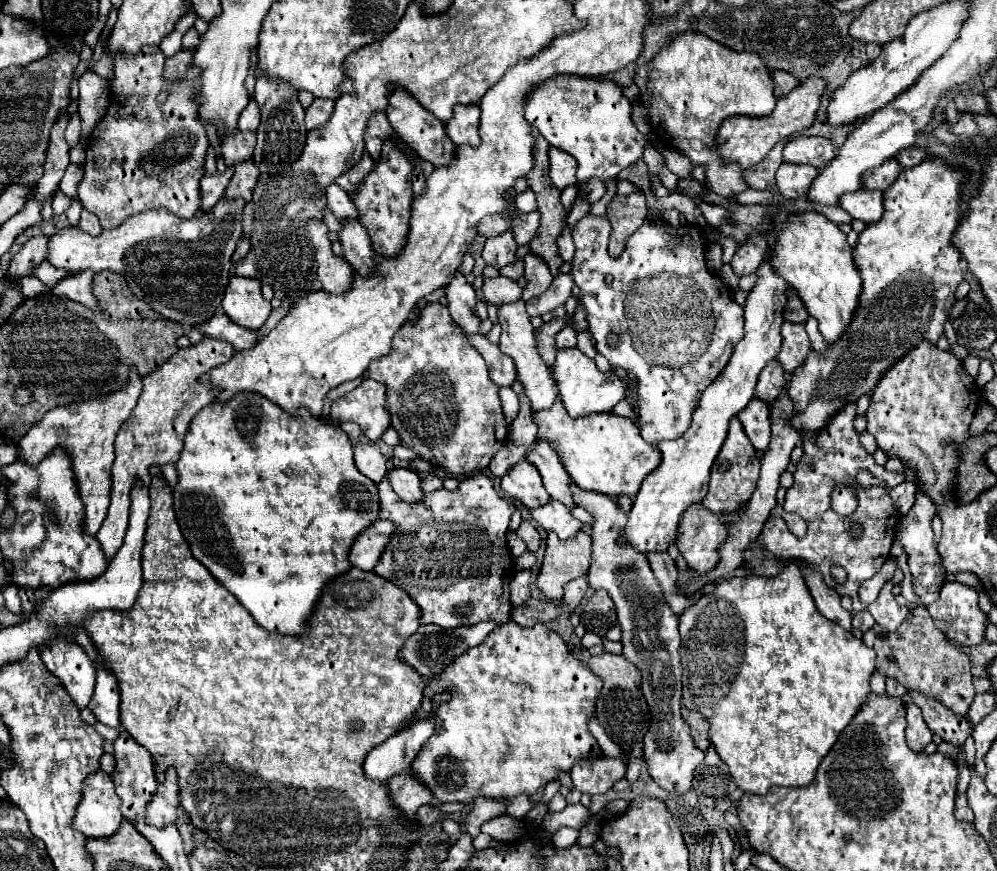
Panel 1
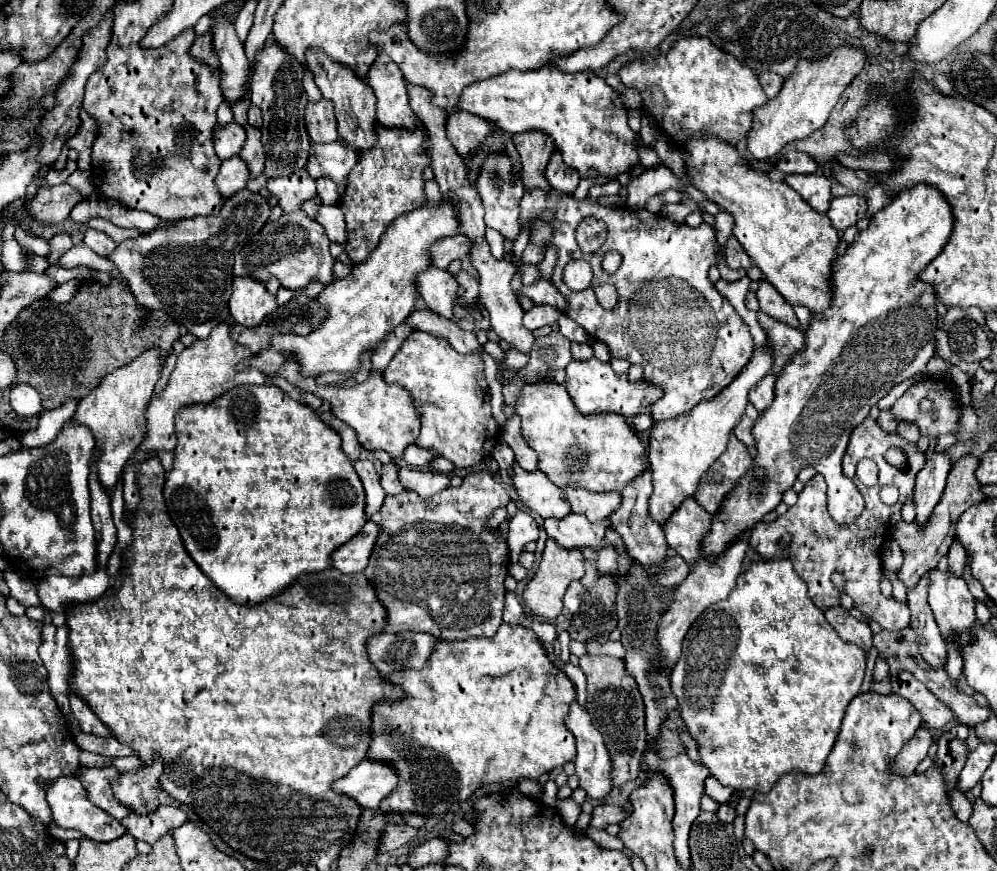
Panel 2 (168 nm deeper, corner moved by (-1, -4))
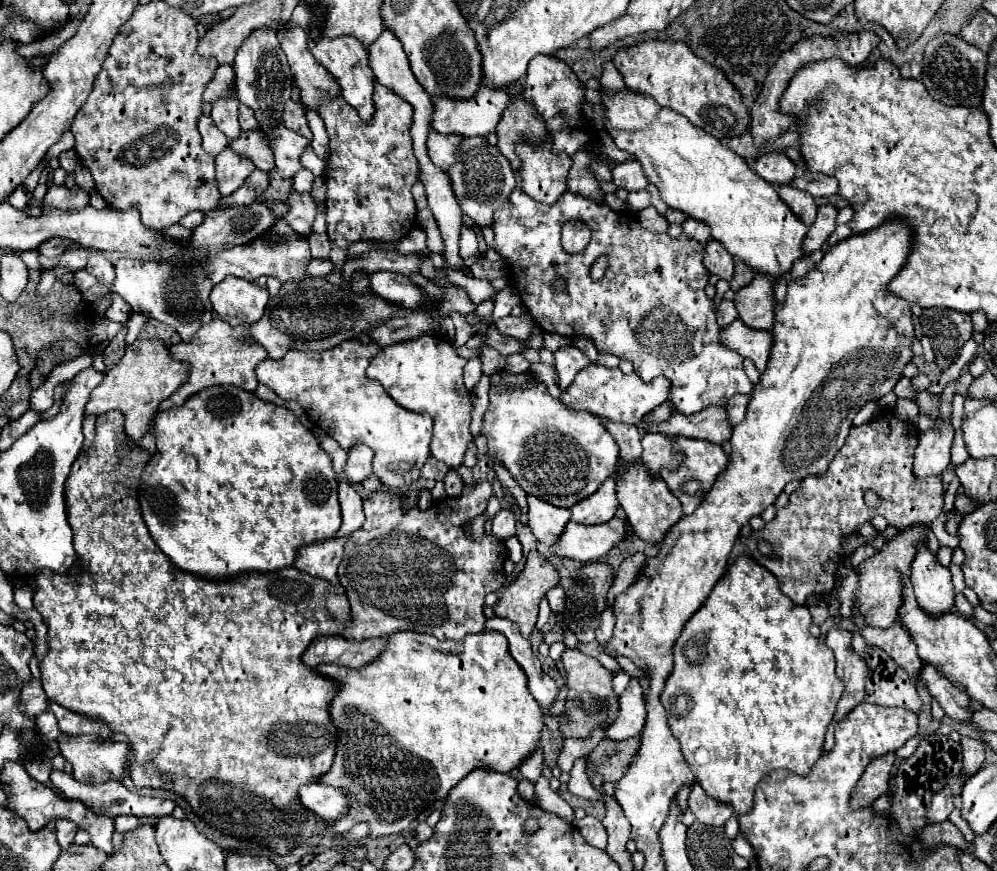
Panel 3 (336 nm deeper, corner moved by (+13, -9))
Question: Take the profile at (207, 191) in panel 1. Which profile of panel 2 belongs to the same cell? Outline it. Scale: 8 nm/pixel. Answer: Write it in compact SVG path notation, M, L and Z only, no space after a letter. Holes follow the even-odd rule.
M235 155L221 163L221 169L217 175L217 187L219 187L221 195L227 199L227 197L231 197L231 193L245 189L249 179L251 179L251 175L249 175L245 161L239 155Z

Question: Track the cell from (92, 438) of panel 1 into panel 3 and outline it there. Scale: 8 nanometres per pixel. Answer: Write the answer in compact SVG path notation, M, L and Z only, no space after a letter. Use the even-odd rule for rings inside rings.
M137 338L133 344L125 348L123 358L117 362L115 368L111 368L103 382L91 392L91 398L85 406L85 416L99 416L109 410L119 410L125 416L125 436L129 442L137 444L149 428L151 416L157 412L157 406L161 400L169 398L187 378L187 366L171 360L167 356L167 348L163 340L145 340Z

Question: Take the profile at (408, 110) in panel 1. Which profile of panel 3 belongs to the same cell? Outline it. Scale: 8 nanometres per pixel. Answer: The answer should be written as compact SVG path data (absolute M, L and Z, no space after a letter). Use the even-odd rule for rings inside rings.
M341 36L341 38L321 38L321 42L309 42L309 50L317 58L317 62L321 62L337 78L337 84L341 86L341 96L345 98L345 102L349 102L359 112L359 116L365 122L369 122L369 118L373 118L375 114L375 102L373 102L375 74L369 66L367 48L363 48L357 42L357 38Z

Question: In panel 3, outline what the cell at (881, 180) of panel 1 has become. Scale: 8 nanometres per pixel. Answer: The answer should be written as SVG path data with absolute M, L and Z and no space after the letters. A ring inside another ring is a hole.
M803 172L799 174L791 186L797 186L799 190L807 190L811 196L831 196L837 194L837 180L827 174L819 172Z

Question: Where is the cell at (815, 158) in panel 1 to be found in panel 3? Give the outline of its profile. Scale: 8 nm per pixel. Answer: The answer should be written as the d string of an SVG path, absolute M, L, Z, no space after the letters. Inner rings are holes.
M771 152L755 160L755 172L771 184L789 184L795 178L795 164L785 154Z

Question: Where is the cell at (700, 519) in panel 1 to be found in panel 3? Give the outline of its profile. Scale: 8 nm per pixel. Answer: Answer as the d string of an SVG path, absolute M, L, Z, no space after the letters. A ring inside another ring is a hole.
M629 464L627 468L621 468L621 474L617 478L617 498L635 534L645 542L663 542L665 534L683 518L681 502L671 494L671 490L661 478L651 480L649 474L645 474L643 464Z

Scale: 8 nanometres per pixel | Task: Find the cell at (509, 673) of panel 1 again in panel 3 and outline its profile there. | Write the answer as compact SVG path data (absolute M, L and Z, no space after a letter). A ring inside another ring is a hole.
M487 630L485 634L467 634L463 642L453 642L453 640L441 642L429 634L401 632L401 634L389 636L389 650L385 650L385 654L381 654L381 658L377 658L377 662L373 662L369 666L353 670L353 668L339 668L335 664L329 664L329 666L317 666L317 672L325 674L329 678L335 678L341 684L337 698L331 702L331 714L333 714L333 720L337 726L337 736L339 736L337 758L333 760L333 770L329 770L329 774L321 782L333 784L333 786L345 786L347 790L351 790L353 792L353 810L345 818L339 818L333 824L335 832L347 832L349 828L353 828L359 822L369 822L371 836L389 836L389 834L401 834L401 832L409 830L419 820L427 818L433 810L433 804L439 800L445 800L449 796L449 790L469 772L493 770L493 772L509 774L515 768L519 768L537 750L539 740L541 740L541 730L545 726L541 706L537 704L537 700L531 696L531 692L527 688L527 676L521 670L521 666L515 662L515 658L509 654L507 638L503 634L497 634L491 630Z

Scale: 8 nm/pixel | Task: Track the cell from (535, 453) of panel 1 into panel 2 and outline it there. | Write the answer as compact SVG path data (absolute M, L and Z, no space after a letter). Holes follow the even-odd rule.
M563 489L573 513L585 515L589 521L609 517L621 505L621 493L591 493L585 489Z

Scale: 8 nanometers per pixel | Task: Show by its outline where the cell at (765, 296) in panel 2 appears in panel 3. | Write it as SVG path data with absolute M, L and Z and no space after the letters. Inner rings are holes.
M755 274L755 278L735 294L739 318L757 330L773 330L775 324L775 290L771 278Z

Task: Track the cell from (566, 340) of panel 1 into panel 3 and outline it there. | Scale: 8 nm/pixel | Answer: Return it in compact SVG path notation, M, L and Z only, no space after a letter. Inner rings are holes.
M563 346L555 352L555 368L559 374L561 390L565 390L569 382L573 382L575 372L585 368L585 364L589 364L589 360L577 346Z

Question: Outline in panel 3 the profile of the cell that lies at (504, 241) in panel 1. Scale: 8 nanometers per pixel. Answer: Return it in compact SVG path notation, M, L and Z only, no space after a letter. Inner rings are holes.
M465 226L465 230L461 230L461 256L467 258L479 258L479 250L477 250L477 234Z

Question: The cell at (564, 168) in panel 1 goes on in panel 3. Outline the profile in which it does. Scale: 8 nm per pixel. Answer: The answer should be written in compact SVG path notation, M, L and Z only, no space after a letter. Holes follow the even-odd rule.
M551 142L539 146L537 150L529 144L519 144L517 154L523 160L519 170L521 188L543 204L555 204L567 192L567 172L571 168L571 158L555 156L551 152Z

